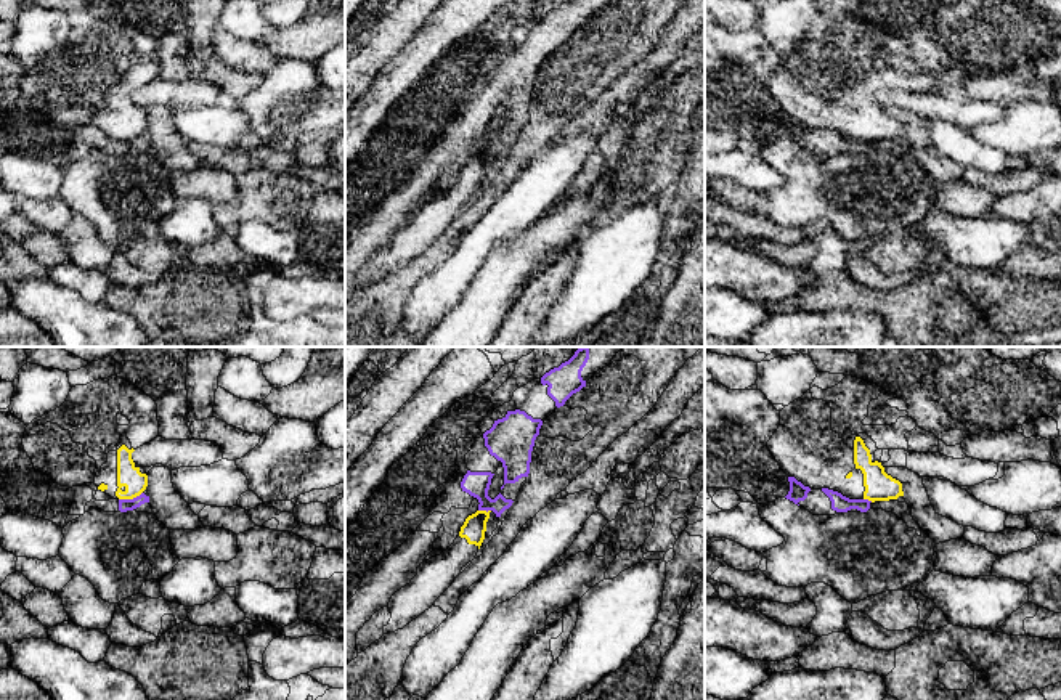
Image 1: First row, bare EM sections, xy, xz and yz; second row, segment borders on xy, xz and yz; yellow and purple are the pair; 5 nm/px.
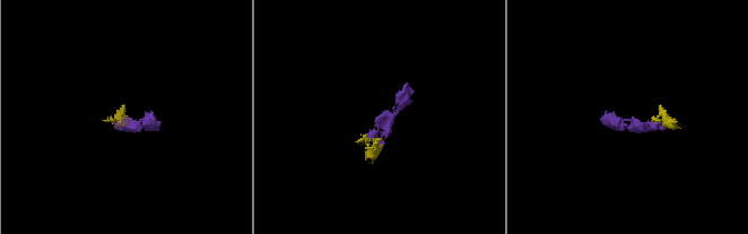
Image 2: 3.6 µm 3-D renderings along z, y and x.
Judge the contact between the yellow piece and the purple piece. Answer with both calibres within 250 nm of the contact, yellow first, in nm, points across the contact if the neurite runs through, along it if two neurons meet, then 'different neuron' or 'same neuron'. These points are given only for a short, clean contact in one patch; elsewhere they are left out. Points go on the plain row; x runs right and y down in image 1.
120/60 nm | along xy (142, 132), (132, 138), (119, 140) | different neuron

